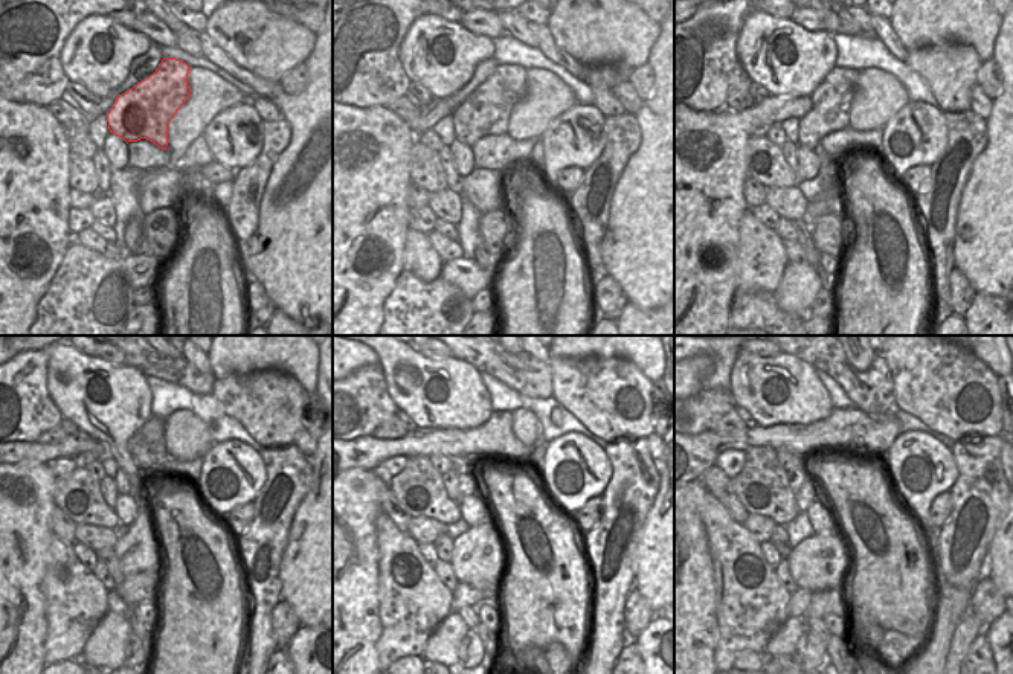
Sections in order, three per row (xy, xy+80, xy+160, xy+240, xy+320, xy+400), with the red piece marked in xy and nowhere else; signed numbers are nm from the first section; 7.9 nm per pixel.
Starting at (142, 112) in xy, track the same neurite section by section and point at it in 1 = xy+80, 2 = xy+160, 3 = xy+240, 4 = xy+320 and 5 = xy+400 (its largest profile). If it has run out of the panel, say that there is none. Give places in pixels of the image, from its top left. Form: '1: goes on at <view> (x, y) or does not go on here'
1: goes on at xy+80 (485, 112)
2: goes on at xy+160 (832, 99)
3: goes on at xy+240 (145, 455)
4: goes on at xy+320 (467, 485)
5: goes on at xy+400 (806, 496)

